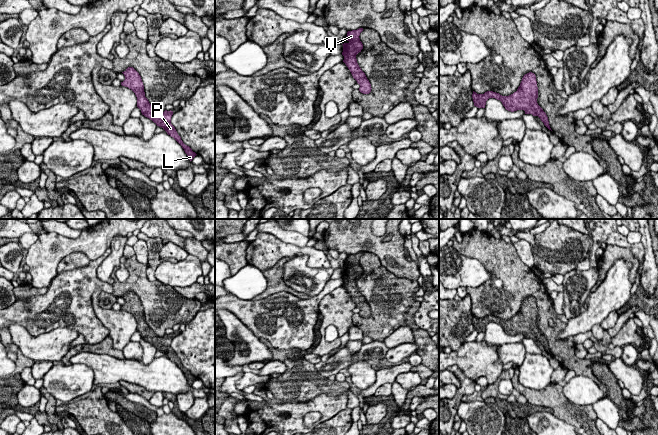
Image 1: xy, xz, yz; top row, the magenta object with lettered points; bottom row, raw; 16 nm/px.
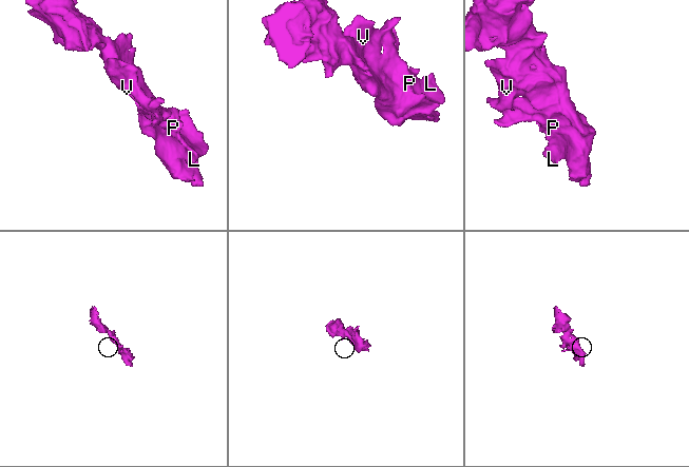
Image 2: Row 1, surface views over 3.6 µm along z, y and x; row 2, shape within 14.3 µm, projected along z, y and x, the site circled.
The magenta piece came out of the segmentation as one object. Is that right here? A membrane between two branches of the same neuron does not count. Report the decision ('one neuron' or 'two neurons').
one neuron

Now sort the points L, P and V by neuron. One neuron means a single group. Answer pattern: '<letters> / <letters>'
L P V

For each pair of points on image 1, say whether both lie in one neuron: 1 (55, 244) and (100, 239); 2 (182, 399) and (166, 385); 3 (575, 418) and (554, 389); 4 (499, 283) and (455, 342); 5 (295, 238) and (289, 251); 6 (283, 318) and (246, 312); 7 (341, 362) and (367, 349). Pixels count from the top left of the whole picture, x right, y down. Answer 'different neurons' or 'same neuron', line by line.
1: same neuron
2: different neurons
3: same neuron
4: different neurons
5: different neurons
6: same neuron
7: same neuron

